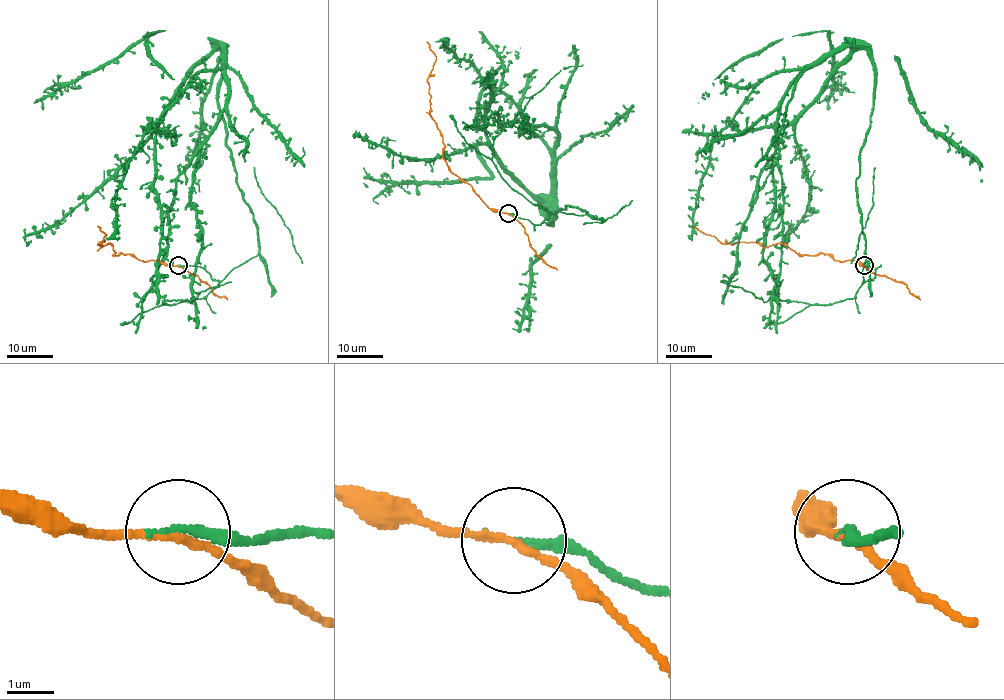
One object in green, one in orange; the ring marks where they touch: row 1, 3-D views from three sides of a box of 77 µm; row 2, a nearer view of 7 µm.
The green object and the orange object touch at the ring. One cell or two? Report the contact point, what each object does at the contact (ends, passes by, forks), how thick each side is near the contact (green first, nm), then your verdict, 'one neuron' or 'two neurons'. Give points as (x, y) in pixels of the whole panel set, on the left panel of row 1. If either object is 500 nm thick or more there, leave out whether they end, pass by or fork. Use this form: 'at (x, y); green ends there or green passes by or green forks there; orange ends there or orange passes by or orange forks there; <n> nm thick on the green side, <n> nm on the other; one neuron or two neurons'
at (178, 265); green ends there; orange passes by; 200 nm thick on the green side, 130 nm on the other; two neurons

